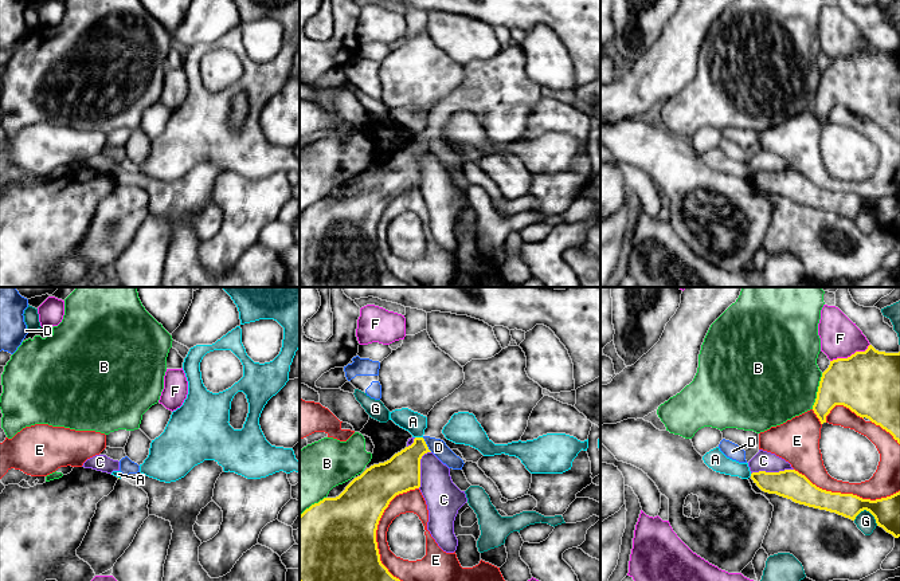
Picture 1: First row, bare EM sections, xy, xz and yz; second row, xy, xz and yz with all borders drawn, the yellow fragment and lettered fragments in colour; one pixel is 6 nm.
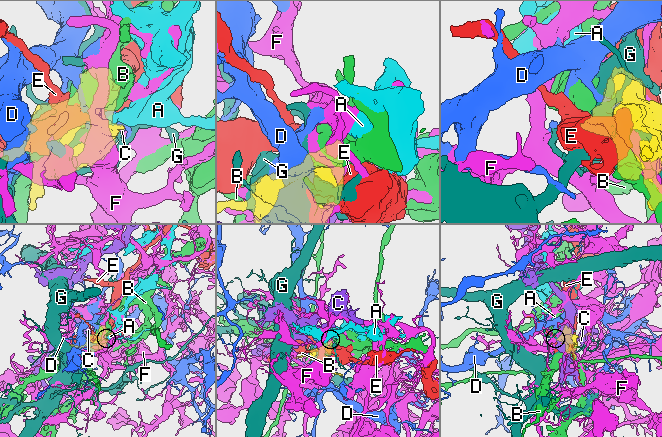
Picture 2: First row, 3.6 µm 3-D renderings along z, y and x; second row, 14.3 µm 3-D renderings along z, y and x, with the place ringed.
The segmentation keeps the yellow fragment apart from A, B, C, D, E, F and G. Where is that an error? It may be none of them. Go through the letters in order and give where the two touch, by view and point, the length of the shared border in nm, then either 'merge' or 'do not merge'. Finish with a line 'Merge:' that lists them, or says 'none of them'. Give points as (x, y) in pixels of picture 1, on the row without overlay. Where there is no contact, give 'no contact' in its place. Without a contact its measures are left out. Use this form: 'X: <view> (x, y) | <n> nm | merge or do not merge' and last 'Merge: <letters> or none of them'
A: xz (419, 137) | 50 nm | do not merge
B: yz (818, 90) | 220 nm | do not merge
C: yz (771, 172) | 260 nm | do not merge
D: xz (426, 144) | 110 nm | do not merge
E: xz (375, 232) | 600 nm | do not merge
F: yz (852, 54) | 260 nm | do not merge
G: yz (868, 209) | 160 nm | do not merge
Merge: none of them

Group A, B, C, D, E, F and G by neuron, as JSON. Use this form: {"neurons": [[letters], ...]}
{"neurons": [["A"], ["B"], ["C"], ["D"], ["E"], ["F"], ["G"]]}

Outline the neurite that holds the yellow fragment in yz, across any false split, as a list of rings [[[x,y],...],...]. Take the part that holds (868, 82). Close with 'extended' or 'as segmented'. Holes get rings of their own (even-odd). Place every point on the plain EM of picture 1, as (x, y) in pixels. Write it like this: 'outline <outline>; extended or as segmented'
outline [[[872,44],[848,58],[830,60],[822,72],[813,110],[821,123],[836,105],[844,105],[860,117],[866,117],[889,131],[900,144],[900,51],[885,52]]]; as segmented

